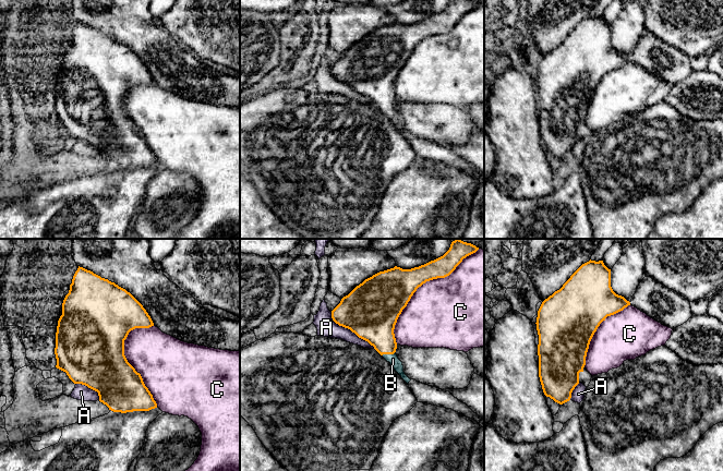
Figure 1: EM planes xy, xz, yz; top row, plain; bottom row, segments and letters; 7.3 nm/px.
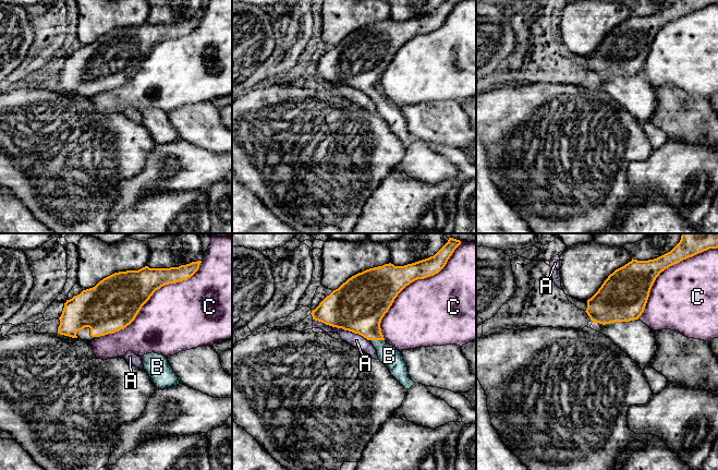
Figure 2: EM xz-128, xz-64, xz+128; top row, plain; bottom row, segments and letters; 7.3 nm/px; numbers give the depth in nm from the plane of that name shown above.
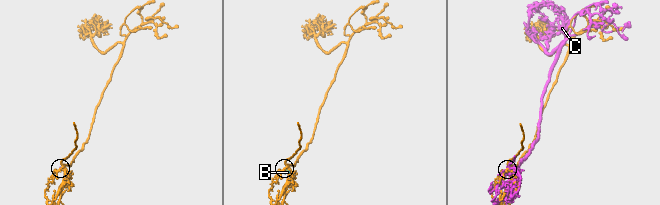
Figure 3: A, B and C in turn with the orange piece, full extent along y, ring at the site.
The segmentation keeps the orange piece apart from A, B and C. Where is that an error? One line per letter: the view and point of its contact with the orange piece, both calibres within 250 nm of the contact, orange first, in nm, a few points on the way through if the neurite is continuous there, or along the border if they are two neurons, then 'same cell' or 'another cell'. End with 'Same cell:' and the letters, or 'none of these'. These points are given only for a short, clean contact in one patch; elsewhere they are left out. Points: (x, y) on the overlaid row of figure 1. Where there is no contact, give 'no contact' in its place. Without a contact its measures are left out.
A: contact xz (350, 329); calibres 400 and 140 nm; another cell
B: contact xz (387, 353); calibres 300 and 80 nm; same cell
C: contact xz (421, 285); calibres 320 and 480 nm; another cell
Same cell: B

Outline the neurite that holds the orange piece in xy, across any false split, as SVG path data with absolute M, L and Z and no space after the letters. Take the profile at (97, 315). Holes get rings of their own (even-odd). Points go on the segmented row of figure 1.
M83 267L75 271L69 293L62 303L62 315L58 321L55 354L56 367L65 372L74 384L82 384L98 392L99 401L113 412L149 411L157 408L153 395L145 386L140 373L124 355L124 340L135 328L149 328L154 323L143 305L125 289Z

